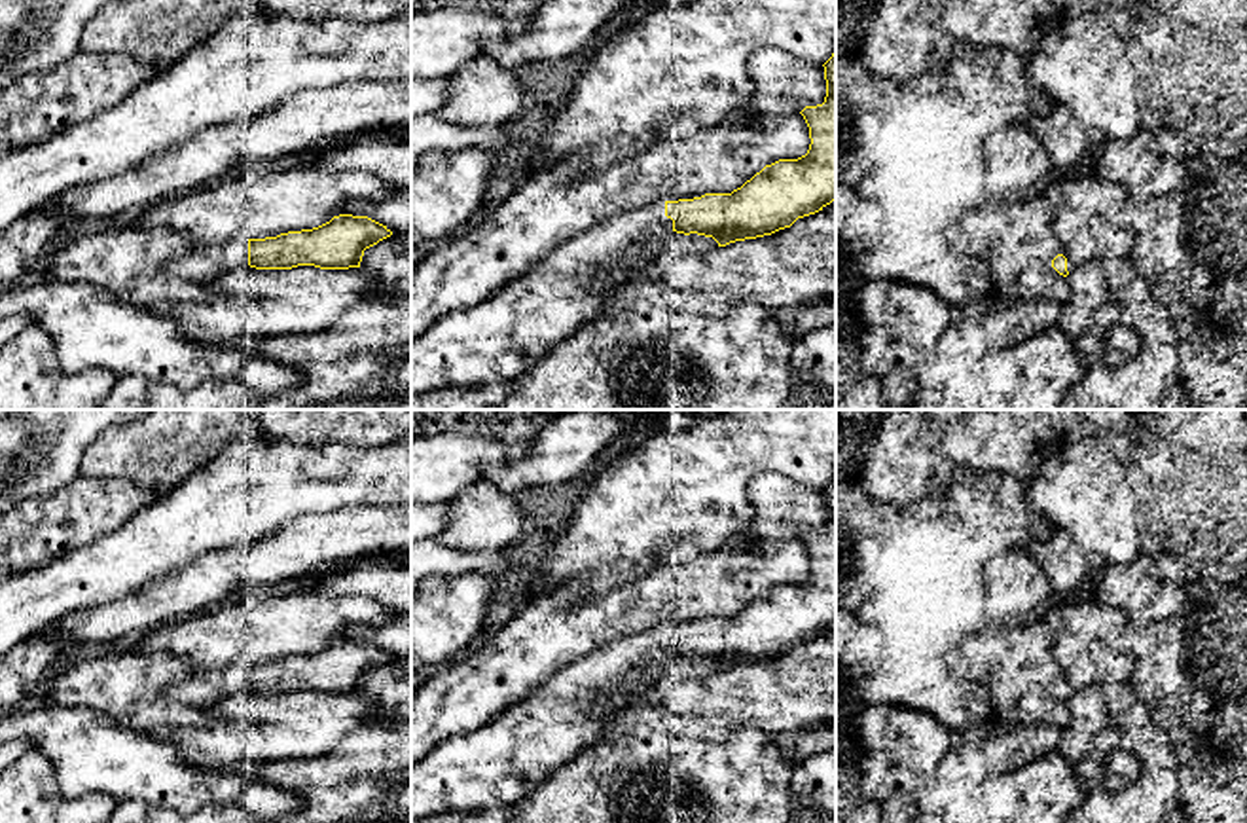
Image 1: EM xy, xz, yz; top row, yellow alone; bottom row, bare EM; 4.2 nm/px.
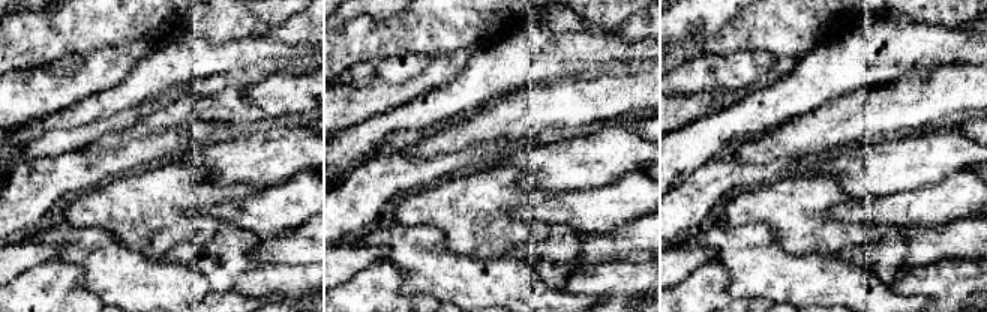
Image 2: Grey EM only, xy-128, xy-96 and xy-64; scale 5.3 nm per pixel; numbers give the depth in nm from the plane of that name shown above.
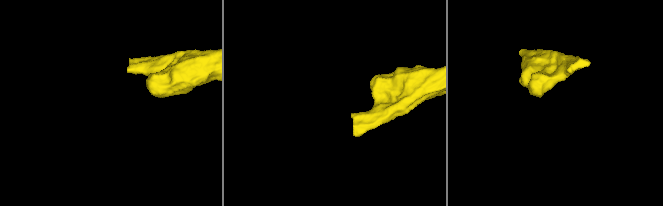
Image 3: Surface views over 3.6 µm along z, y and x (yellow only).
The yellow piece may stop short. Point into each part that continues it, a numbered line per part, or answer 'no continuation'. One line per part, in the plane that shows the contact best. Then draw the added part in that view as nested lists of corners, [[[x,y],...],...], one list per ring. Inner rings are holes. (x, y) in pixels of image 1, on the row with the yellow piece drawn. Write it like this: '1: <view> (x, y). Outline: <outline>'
1: xz (499, 338). Outline: [[[665,201],[627,210],[559,245],[472,309],[459,309],[438,319],[411,339],[411,400],[447,387],[479,387],[515,379],[555,341],[605,307],[622,284],[597,286],[603,275],[622,265],[635,248],[650,248],[671,229],[673,220],[665,216]]]

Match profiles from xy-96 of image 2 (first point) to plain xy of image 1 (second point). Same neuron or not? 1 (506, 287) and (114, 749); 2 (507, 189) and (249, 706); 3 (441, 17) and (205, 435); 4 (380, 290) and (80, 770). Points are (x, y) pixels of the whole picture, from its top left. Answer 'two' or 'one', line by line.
1: one
2: two
3: one
4: two

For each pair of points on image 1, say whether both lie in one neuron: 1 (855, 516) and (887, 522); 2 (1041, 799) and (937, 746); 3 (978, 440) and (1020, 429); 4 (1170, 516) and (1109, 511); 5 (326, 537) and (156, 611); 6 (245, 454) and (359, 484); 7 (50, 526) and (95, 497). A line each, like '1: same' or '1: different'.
1: same
2: different
3: same
4: different
5: same
6: same
7: same

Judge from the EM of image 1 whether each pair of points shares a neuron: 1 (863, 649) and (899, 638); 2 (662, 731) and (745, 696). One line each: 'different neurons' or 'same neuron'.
1: different neurons
2: different neurons

